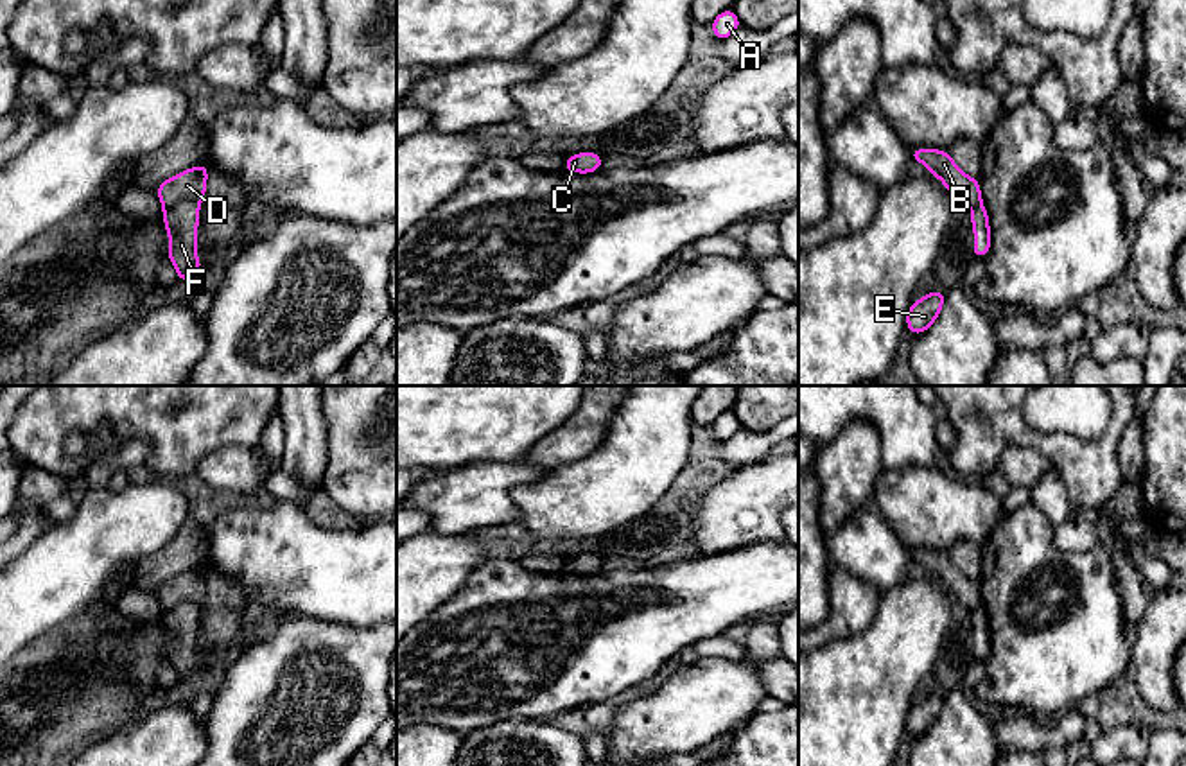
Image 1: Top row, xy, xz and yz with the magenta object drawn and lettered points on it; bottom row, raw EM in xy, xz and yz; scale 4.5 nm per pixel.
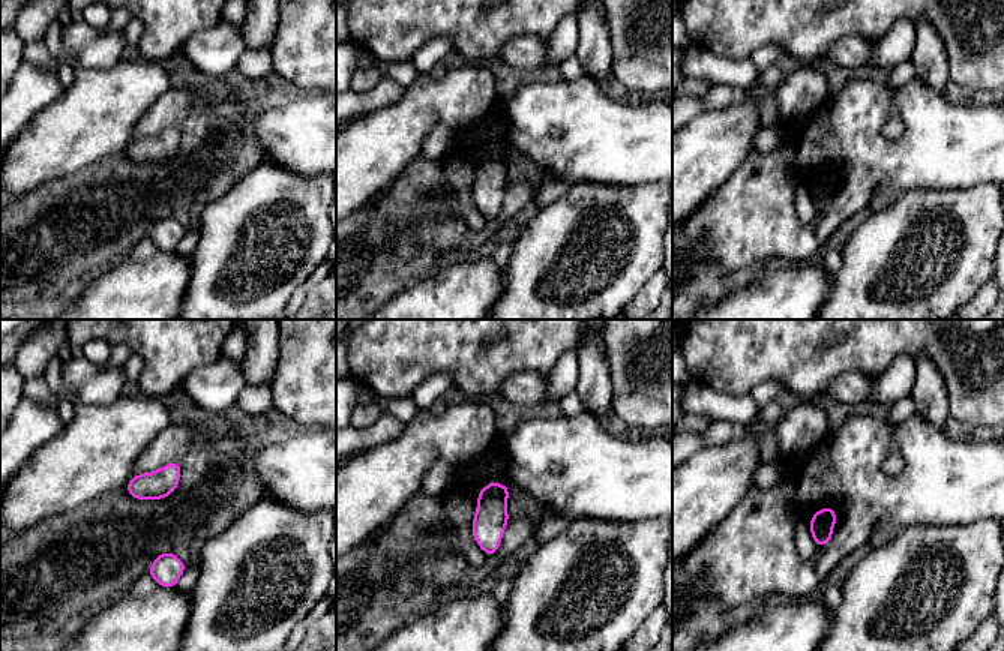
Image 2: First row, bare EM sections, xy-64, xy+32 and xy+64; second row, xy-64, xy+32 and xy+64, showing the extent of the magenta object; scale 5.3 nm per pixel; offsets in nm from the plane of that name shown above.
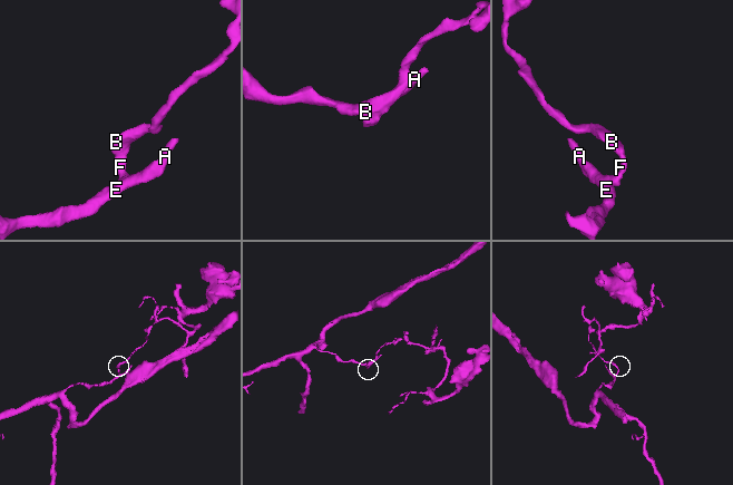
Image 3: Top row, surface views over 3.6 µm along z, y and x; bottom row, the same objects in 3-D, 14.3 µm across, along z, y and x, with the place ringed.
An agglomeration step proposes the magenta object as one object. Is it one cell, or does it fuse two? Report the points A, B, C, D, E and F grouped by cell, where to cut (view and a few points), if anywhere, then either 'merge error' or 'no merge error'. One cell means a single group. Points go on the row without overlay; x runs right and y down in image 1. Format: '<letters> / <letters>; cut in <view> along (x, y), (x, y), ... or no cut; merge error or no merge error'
A C E F / B D; cut in xy along (200, 603), (176, 603), (164, 610); merge error

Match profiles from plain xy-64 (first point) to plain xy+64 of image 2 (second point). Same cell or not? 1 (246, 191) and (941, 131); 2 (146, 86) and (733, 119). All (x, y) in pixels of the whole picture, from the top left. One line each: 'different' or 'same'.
1: different
2: same

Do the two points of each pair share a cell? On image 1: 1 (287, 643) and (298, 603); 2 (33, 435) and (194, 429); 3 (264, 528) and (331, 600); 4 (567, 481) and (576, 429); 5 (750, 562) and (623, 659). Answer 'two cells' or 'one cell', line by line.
1: two cells
2: one cell
3: one cell
4: two cells
5: one cell

